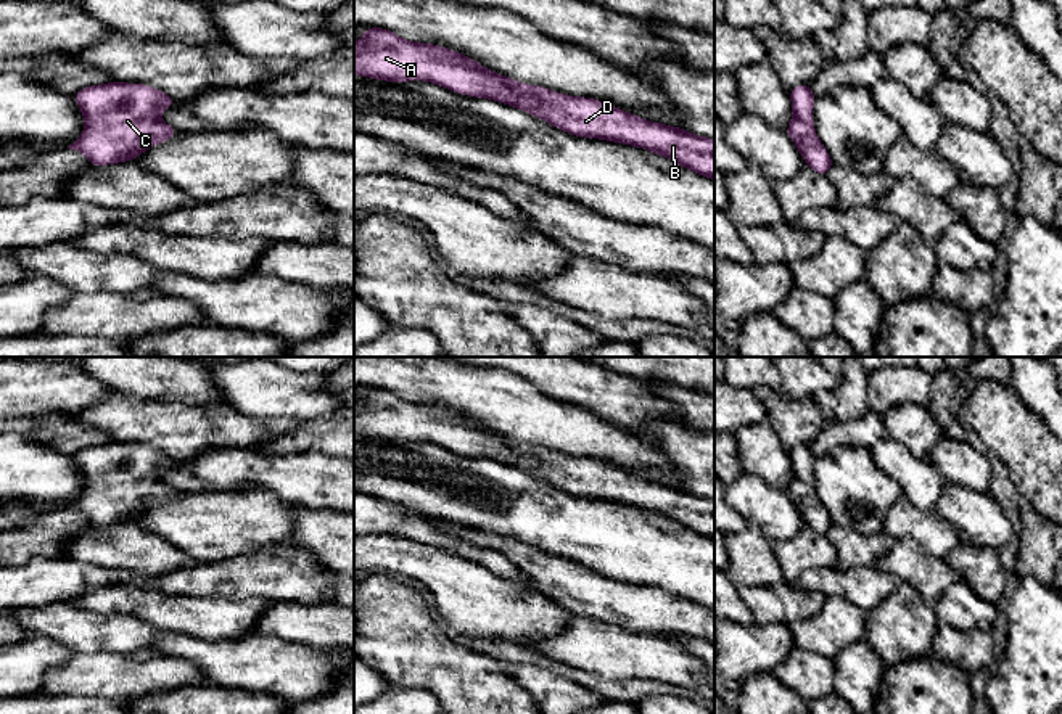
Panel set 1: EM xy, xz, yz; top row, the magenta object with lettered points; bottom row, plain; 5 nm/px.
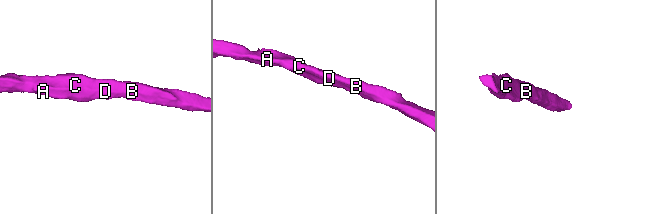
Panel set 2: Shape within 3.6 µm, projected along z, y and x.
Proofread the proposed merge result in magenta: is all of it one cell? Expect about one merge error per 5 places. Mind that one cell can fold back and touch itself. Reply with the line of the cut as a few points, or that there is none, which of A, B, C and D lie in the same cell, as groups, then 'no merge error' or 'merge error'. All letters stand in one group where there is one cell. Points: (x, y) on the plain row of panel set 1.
no cut; A B C D; no merge error

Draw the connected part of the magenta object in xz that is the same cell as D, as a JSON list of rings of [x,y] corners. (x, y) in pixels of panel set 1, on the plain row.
[[[368,388],[354,404],[354,434],[388,442],[428,441],[468,457],[497,460],[571,495],[640,507],[714,540],[711,499],[648,482],[599,460],[517,442],[457,412],[409,402],[381,388]]]

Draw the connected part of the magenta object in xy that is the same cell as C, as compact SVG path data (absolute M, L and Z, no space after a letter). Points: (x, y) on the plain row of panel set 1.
M109 442L92 445L74 453L74 460L85 476L85 490L68 508L84 513L92 526L135 521L135 518L164 500L174 499L177 490L161 481L161 471L177 460L143 444Z

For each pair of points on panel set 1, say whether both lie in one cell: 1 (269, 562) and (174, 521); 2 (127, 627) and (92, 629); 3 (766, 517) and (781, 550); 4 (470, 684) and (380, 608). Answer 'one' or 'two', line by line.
1: two
2: one
3: two
4: one

